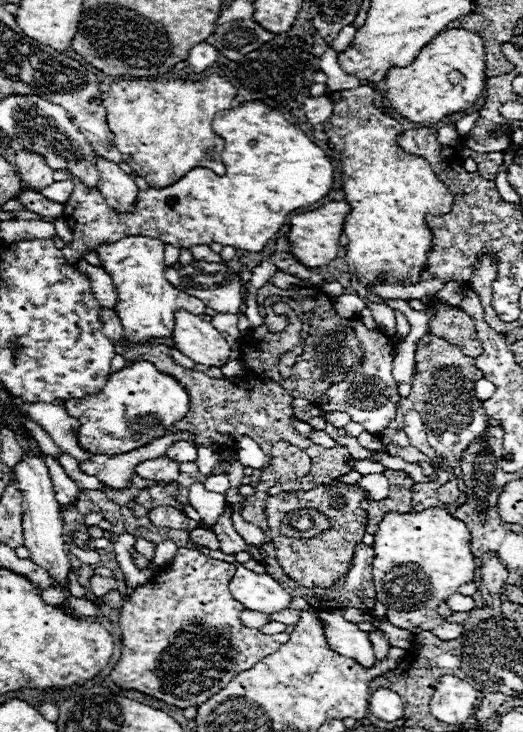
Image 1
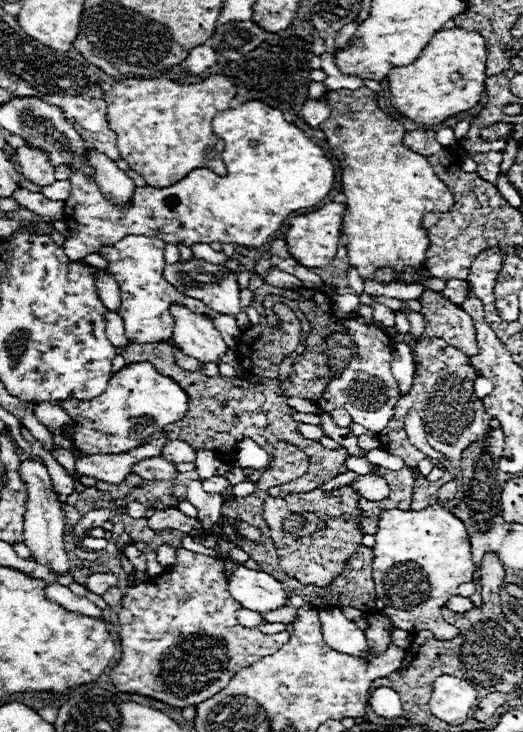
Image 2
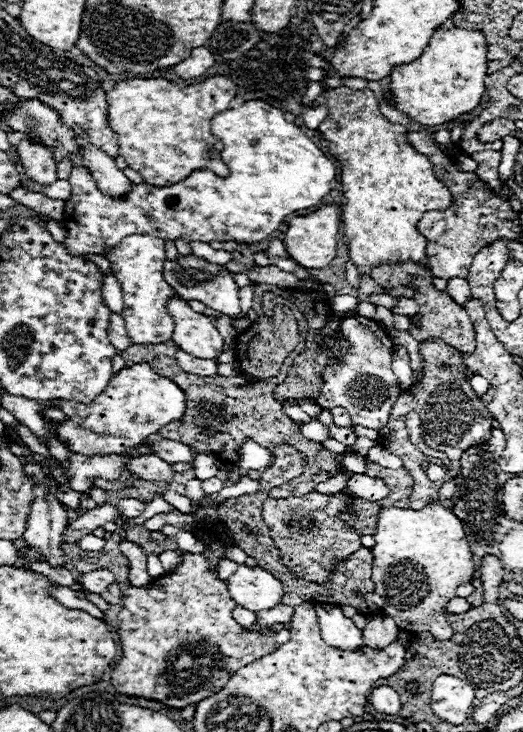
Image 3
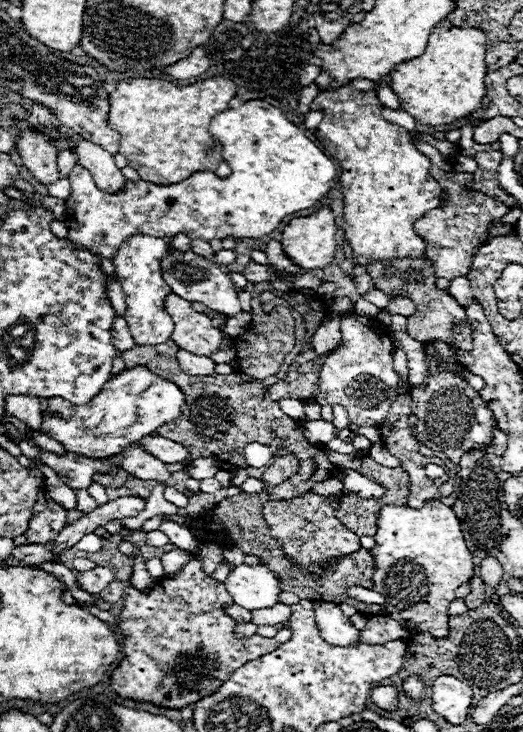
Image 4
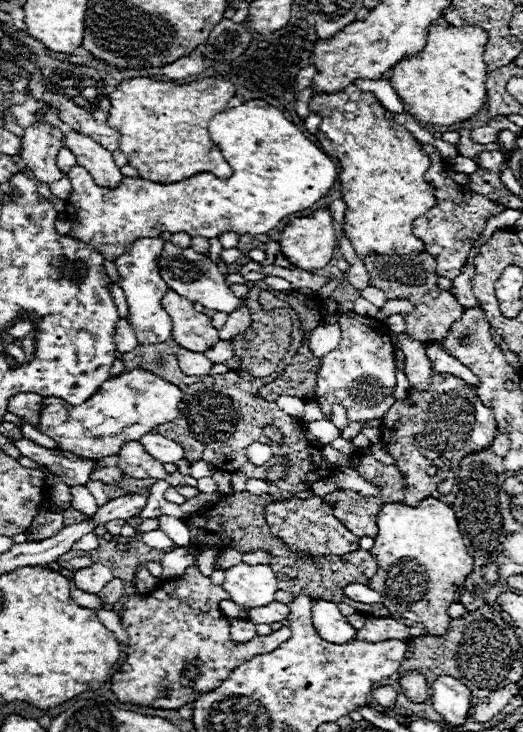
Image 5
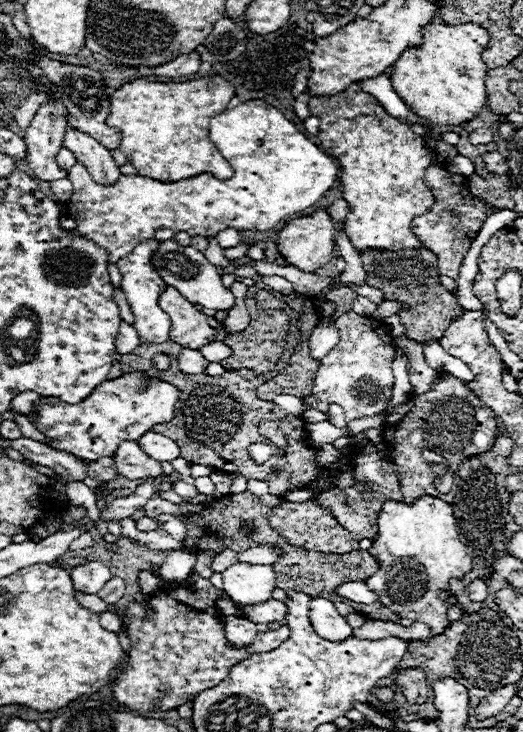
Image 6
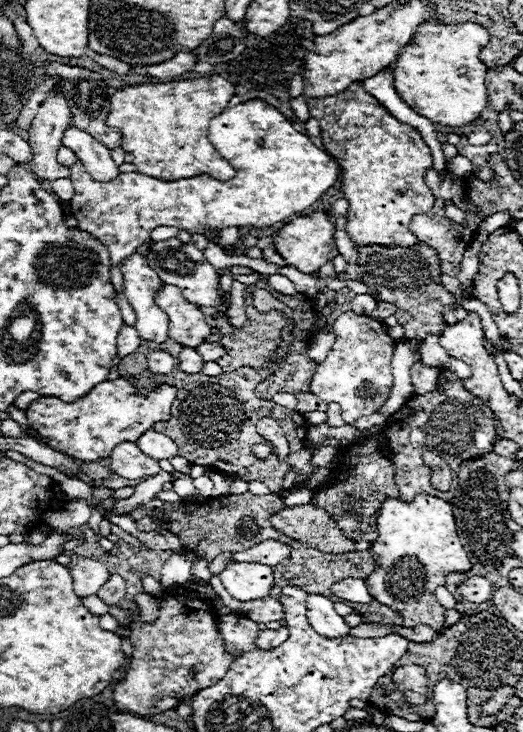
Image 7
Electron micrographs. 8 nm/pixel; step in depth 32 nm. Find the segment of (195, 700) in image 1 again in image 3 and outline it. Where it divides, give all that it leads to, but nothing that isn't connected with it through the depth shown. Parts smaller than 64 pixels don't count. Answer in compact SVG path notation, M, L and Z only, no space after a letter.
M184 552L184 562L176 572L160 576L146 588L130 586L124 594L118 614L124 656L112 670L112 686L122 696L156 700L170 708L190 706L216 694L242 666L290 640L286 628L274 636L242 632L232 618L236 602L230 598L226 582L216 572L208 572L202 554Z

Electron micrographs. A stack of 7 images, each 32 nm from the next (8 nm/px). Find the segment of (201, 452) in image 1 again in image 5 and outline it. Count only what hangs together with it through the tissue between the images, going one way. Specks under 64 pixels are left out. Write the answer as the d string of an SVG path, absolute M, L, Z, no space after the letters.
M192 462L190 464L190 472L192 472L192 478L202 478L202 476L212 476L216 472L216 468L212 464L204 464L204 462Z

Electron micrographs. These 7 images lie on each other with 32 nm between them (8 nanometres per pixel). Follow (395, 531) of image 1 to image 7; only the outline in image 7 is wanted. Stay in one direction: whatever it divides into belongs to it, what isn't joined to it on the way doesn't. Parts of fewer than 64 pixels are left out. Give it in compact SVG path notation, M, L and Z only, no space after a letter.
M416 494L410 502L386 498L378 514L378 532L378 538L368 548L378 564L378 568L364 580L370 596L400 612L406 628L426 624L438 630L446 610L438 604L434 590L444 586L448 572L464 572L472 568L456 532L452 504L430 494Z

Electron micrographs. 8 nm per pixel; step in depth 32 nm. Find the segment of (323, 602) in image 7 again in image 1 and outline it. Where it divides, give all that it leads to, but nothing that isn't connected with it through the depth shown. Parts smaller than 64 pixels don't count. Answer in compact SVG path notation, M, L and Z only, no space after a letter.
M318 610L318 616L324 622L324 638L332 650L356 658L362 666L374 664L374 652L366 632L344 620L340 610Z

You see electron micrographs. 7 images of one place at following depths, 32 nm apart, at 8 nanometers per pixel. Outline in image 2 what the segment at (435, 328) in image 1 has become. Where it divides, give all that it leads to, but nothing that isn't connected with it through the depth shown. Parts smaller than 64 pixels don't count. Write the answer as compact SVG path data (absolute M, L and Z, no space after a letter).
M424 290L424 294L418 298L418 302L422 304L420 314L424 316L424 332L418 340L422 340L422 338L442 338L442 340L450 342L452 346L458 346L458 350L462 350L466 356L474 356L478 352L474 324L472 324L470 316L460 306L452 304L448 298L444 298L440 292L434 292L434 290Z

